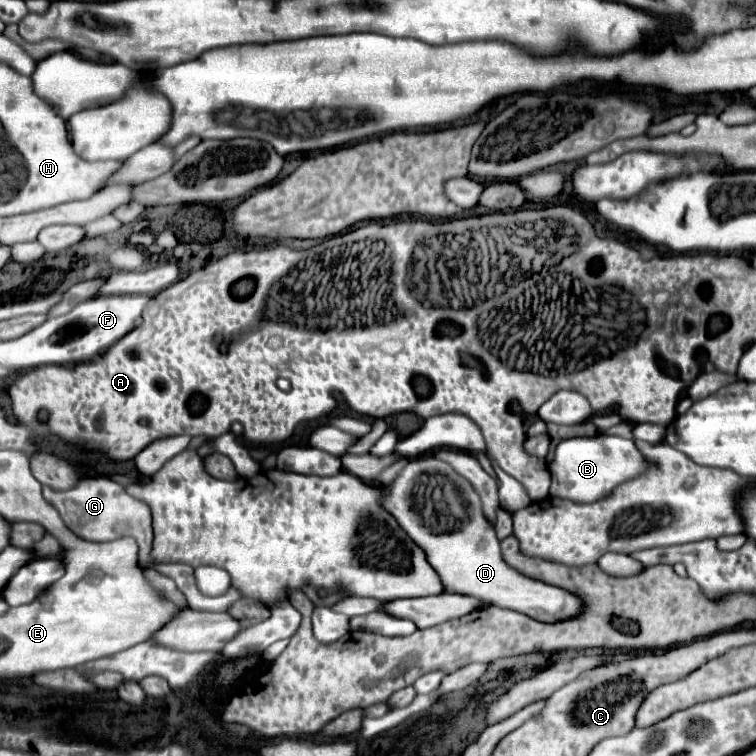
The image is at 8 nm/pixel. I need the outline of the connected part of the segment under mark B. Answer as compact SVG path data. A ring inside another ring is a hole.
M595 435L591 439L575 437L575 439L561 441L555 449L555 461L549 465L549 469L551 469L551 479L553 479L551 497L571 499L577 503L593 503L593 501L607 497L619 483L641 475L647 469L647 461L643 459L639 449L635 447L633 439L623 439L623 437L615 437L615 435Z

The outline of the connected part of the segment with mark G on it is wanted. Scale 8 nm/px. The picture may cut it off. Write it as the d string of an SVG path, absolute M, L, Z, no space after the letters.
M97 477L97 479L85 479L77 487L69 491L55 491L49 485L43 487L43 497L59 511L61 519L67 521L65 525L81 539L85 541L95 541L95 543L105 543L105 541L115 541L119 537L133 537L139 543L139 553L141 553L141 565L143 569L155 569L155 571L169 571L167 577L171 577L177 585L177 589L183 595L201 595L197 589L197 581L193 575L193 567L189 565L179 565L179 563L157 563L153 561L151 553L151 543L153 543L153 531L151 531L151 509L147 503L137 501L131 497L125 487L111 477Z

